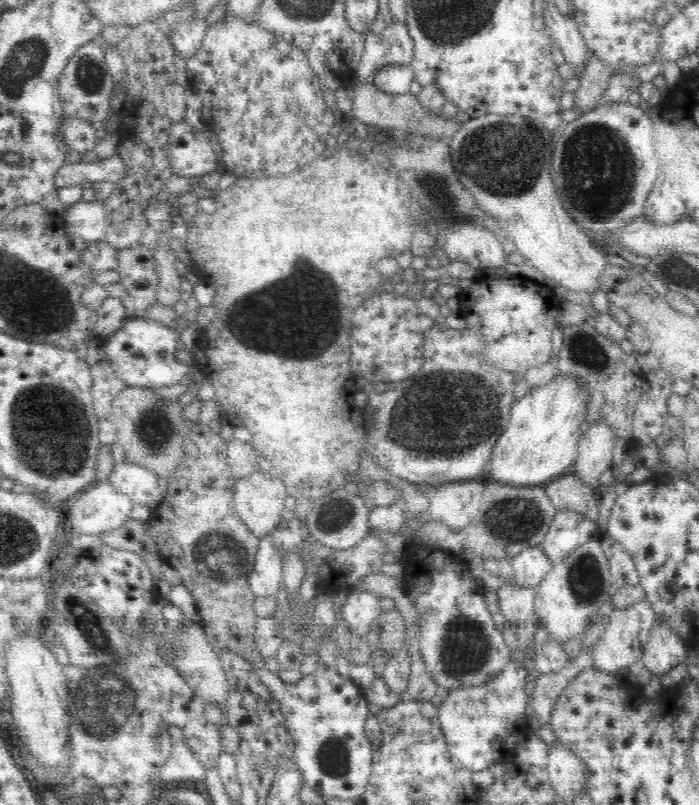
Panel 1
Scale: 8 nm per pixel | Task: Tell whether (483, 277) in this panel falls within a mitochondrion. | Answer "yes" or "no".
no

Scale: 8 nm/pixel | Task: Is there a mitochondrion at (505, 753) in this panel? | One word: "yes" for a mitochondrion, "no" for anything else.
no

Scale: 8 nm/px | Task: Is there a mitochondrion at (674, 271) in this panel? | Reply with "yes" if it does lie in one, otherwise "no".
yes

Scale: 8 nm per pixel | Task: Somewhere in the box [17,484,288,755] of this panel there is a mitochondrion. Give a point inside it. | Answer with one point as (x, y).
(103, 699)

